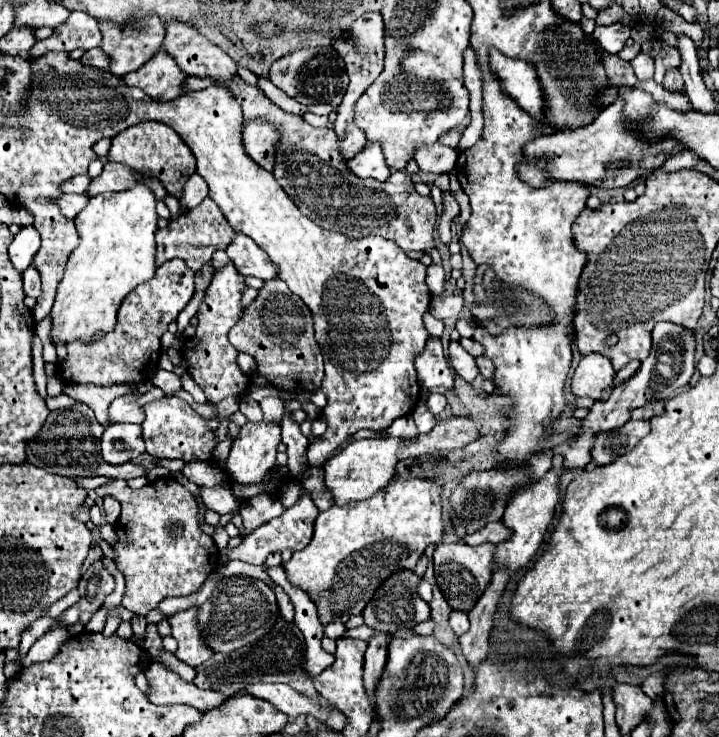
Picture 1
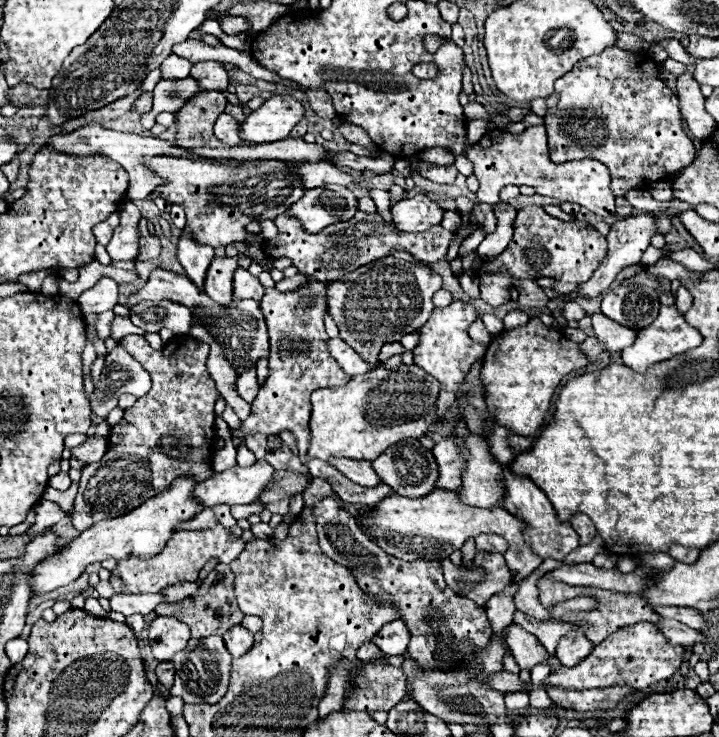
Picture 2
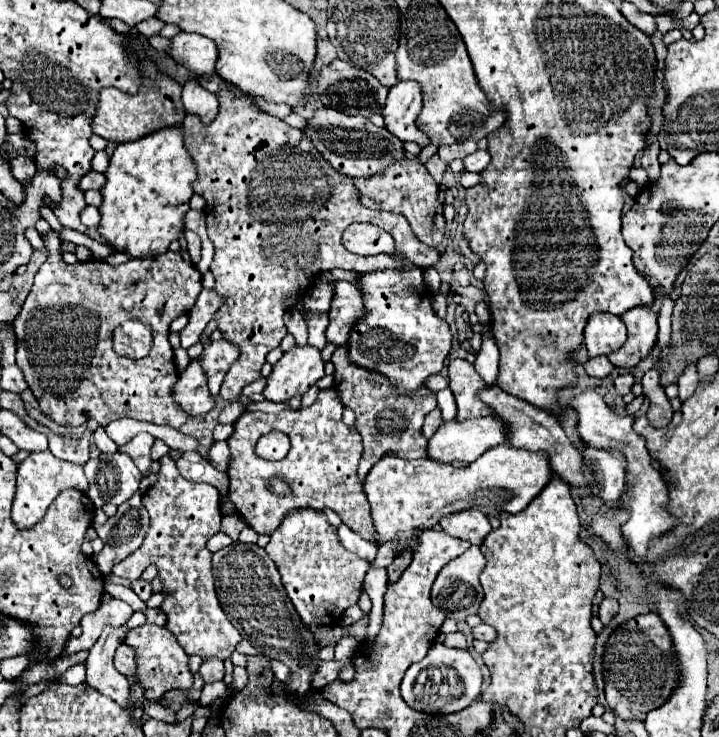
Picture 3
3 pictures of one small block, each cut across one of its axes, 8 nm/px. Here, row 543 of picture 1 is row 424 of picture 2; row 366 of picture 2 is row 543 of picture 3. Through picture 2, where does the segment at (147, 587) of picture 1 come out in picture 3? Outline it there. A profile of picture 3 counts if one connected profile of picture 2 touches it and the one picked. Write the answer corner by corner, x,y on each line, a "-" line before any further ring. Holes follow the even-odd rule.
170,454
160,458
160,472
154,486
150,486
142,504
150,514
150,530
144,546
130,554
124,562
116,564
112,570
120,578
140,578
142,570
156,564
158,578
162,580
162,592
166,598
162,602
162,612
166,614
166,628
172,630
176,642
184,648
188,656
198,654
202,658
226,660
234,652
236,644
242,640
240,632
226,618
214,590
212,574
212,552
206,548
210,536
220,530
220,496
210,484
188,482
176,470

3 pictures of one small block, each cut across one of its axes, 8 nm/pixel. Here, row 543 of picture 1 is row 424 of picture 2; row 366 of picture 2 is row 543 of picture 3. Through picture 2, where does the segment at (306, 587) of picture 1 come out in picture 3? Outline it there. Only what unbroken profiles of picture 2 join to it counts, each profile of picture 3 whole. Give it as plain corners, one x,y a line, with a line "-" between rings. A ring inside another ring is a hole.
508,444
494,446
492,450
486,450
478,460
464,468
456,468
452,464
440,464
430,458
420,458
420,460
408,460
404,462
402,458
396,458
394,454
388,454
388,458
382,458
364,478
364,494
370,502
372,508
372,520
376,528
376,542
396,542
396,556
402,554
402,550
414,552
418,548
418,530
430,530
436,524
440,524
442,518
456,514
460,510
470,510
476,508
484,514
496,514
500,510
506,510
510,514
522,512
538,494
540,490
550,482
552,470
548,466
548,456
540,452
530,452
530,450
518,450

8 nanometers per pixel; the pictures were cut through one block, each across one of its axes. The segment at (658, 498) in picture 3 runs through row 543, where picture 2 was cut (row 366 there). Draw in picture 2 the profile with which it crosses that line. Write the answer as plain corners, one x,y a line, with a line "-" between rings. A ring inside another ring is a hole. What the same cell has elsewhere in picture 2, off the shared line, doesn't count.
662,306
656,322
652,322
652,326
648,326
648,328
640,330
636,336
636,342
628,350
622,352
622,360
624,360
624,366
636,370
638,374
644,374
652,364
666,362
686,350
700,346
700,342
702,342
700,332
694,330
692,326
688,326
684,316
674,306

